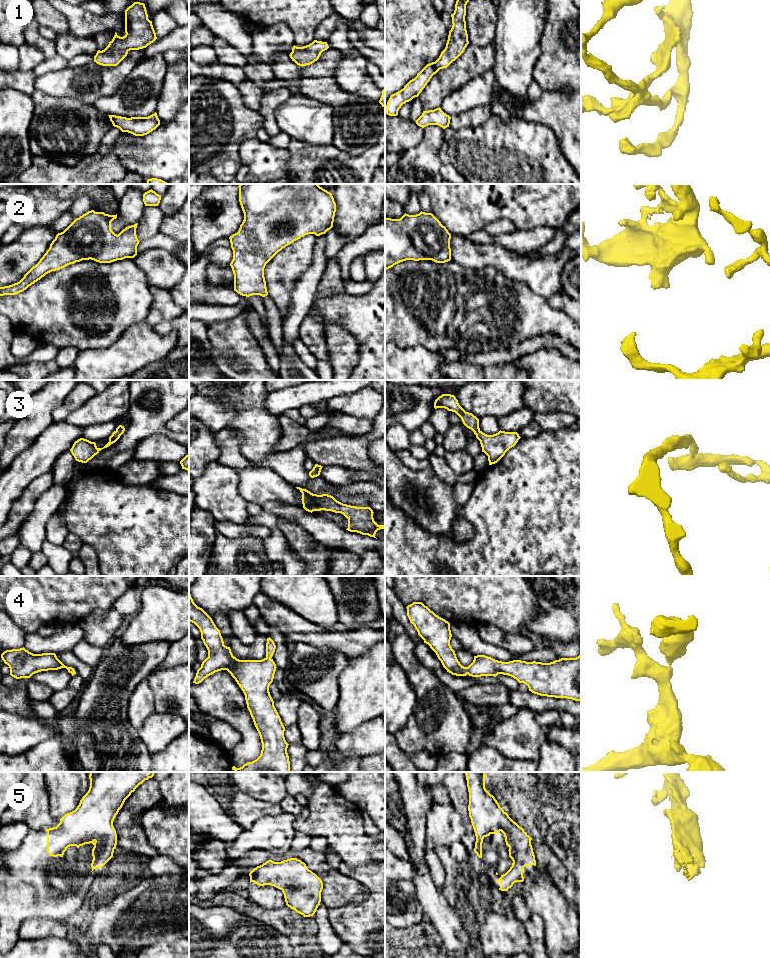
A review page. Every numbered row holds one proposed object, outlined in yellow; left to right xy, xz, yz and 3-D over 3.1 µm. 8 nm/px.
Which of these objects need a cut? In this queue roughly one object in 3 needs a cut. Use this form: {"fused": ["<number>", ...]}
{"fused": []}

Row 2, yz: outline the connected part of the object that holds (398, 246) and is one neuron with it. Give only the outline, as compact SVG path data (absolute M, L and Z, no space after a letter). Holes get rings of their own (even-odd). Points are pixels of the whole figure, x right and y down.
M432 214L385 218L385 271L406 260L451 260L451 234Z

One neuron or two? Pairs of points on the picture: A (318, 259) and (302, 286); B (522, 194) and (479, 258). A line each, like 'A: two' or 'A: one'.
A: one
B: two

